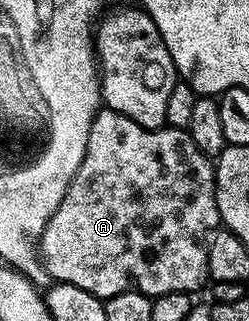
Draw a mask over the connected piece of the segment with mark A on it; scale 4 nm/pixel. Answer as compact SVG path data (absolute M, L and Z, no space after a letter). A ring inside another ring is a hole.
M101 108L93 118L91 132L87 136L87 148L83 152L83 160L79 164L71 184L67 184L67 192L63 192L63 200L59 200L59 208L55 208L51 220L47 220L47 224L43 228L39 257L42 266L45 267L46 275L53 282L75 284L75 288L83 288L83 292L91 292L96 298L102 300L128 290L137 290L141 294L150 296L167 292L189 294L207 282L209 272L207 247L213 231L218 229L220 222L221 213L217 207L217 176L214 163L203 152L199 152L199 148L195 148L195 140L191 140L188 129L148 130L135 124L135 120L131 120L119 112Z

